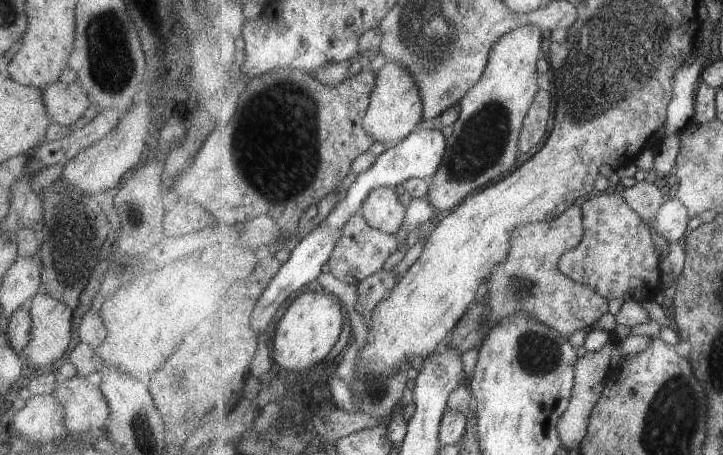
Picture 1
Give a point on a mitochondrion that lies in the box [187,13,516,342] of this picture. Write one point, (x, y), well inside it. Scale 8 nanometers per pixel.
(480, 142)

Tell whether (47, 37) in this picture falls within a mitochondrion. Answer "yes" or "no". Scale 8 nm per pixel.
no

